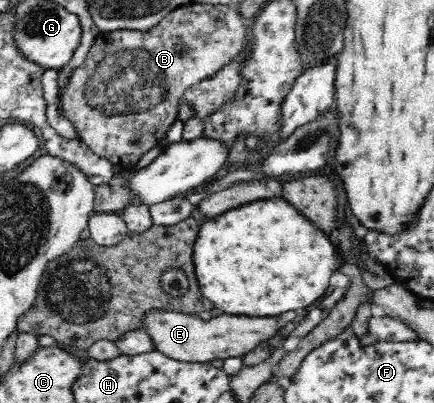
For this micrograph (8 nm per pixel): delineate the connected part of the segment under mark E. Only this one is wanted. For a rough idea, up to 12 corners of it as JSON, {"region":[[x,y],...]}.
{"region":[[150,309],[154,350],[182,362],[239,357],[280,329],[272,317]]}

